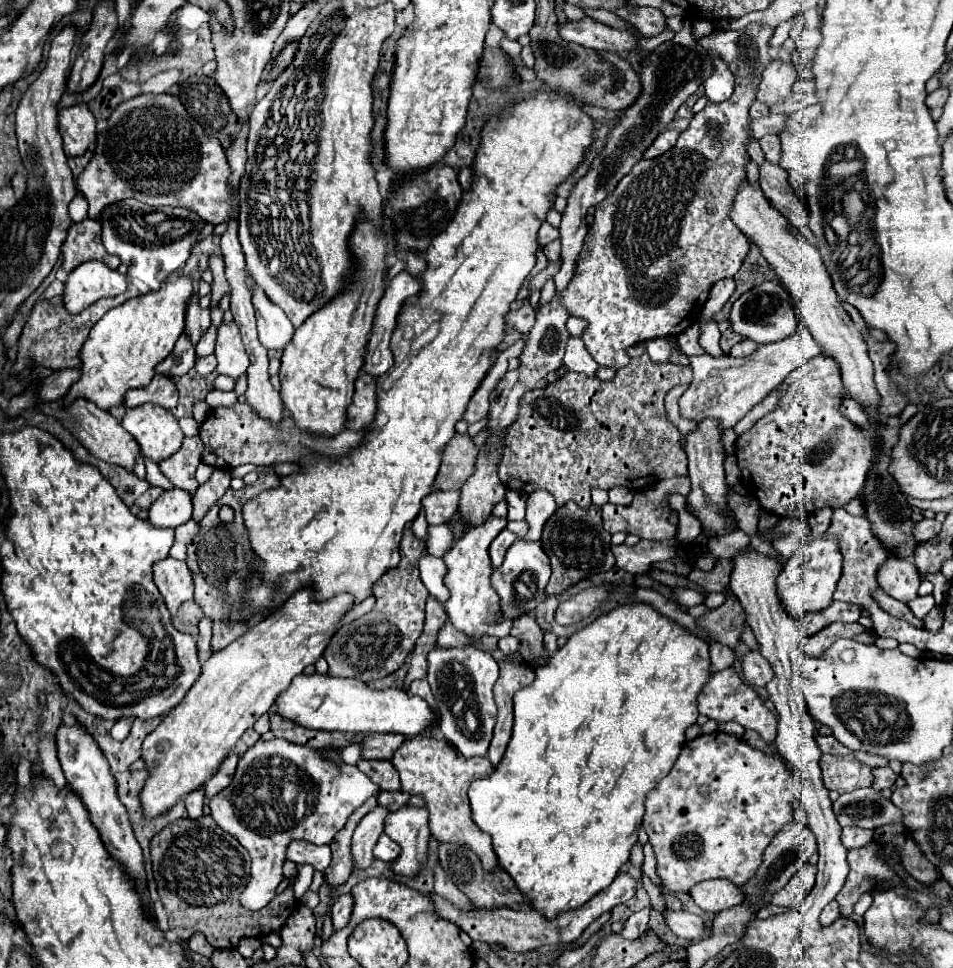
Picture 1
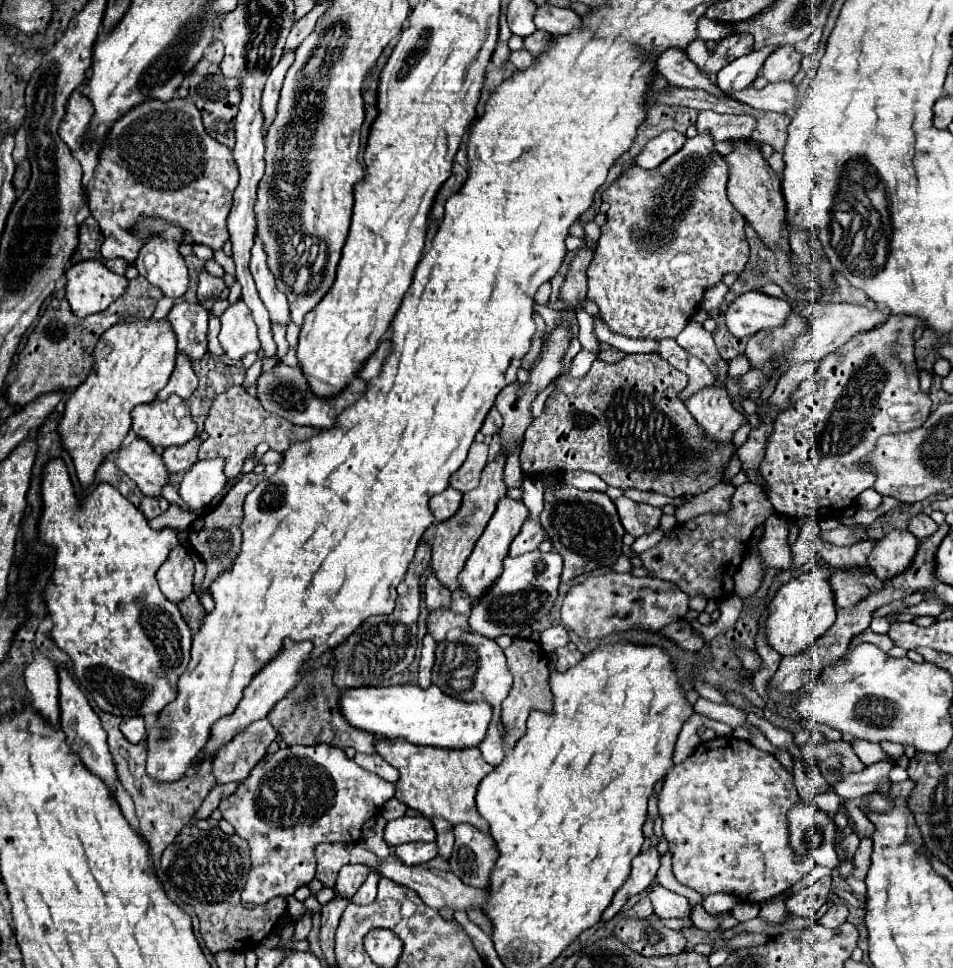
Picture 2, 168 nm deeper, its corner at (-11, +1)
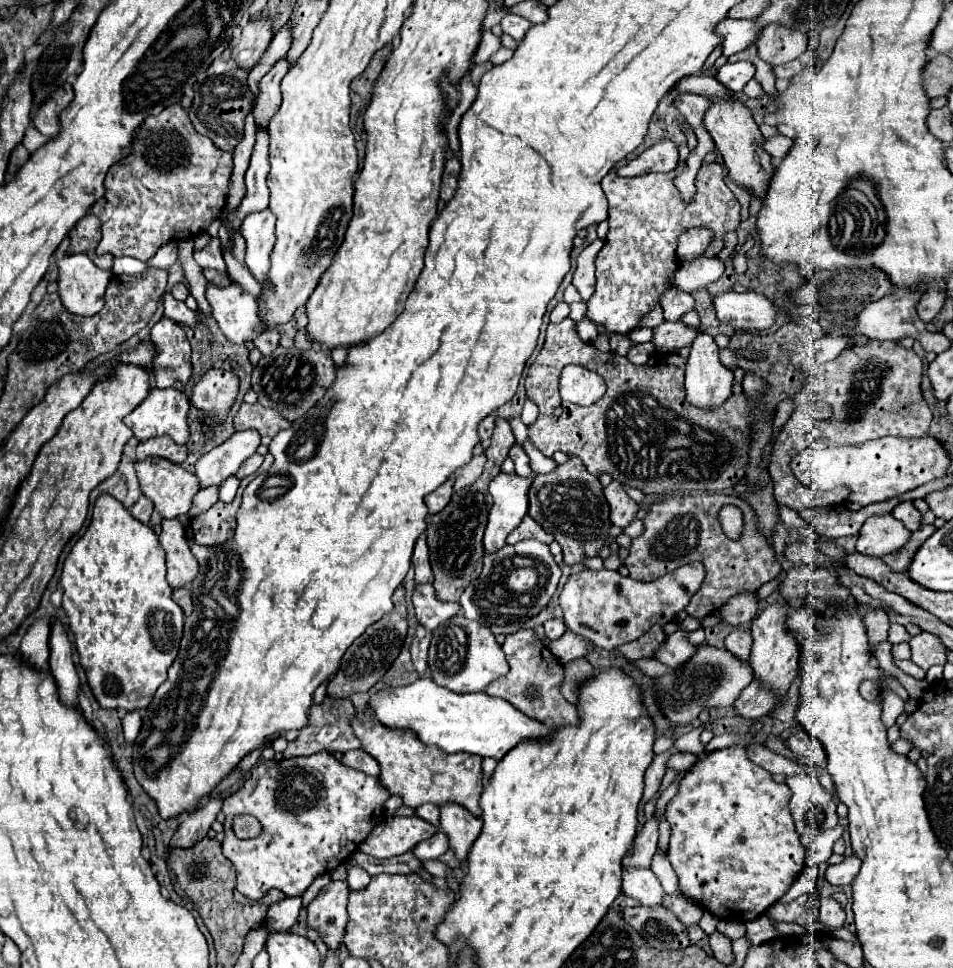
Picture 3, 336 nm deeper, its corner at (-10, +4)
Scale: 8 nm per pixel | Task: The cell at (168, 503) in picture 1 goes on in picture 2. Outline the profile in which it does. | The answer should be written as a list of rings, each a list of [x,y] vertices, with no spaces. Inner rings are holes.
[[[201,460],[185,472],[183,482],[179,486],[179,496],[187,504],[189,512],[203,510],[209,502],[225,488],[223,460]]]

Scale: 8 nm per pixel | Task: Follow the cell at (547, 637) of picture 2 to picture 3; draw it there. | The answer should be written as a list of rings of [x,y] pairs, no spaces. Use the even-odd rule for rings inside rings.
[[[550,619],[544,623],[544,629],[546,629],[546,639],[558,639],[566,631],[566,625],[562,619]]]

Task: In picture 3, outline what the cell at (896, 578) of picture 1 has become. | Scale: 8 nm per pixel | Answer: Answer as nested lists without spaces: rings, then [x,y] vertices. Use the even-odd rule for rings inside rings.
[[[890,513],[868,517],[860,529],[856,551],[872,557],[882,557],[900,549],[908,541],[908,537],[910,531]]]

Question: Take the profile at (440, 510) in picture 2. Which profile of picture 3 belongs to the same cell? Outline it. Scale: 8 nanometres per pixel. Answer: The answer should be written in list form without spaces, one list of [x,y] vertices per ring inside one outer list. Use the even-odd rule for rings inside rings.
[[[450,477],[448,481],[444,481],[444,485],[440,485],[436,491],[426,495],[424,501],[426,501],[426,507],[428,507],[430,513],[438,513],[438,511],[442,511],[448,505],[448,501],[452,497],[452,485],[454,485],[454,481]]]

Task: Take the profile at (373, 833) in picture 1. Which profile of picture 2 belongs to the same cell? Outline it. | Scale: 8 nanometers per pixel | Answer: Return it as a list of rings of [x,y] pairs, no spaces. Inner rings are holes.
[[[345,864],[345,868],[341,868],[337,884],[335,884],[335,892],[341,896],[351,898],[357,888],[361,886],[361,882],[365,880],[365,876],[369,874],[369,866],[365,864]]]

